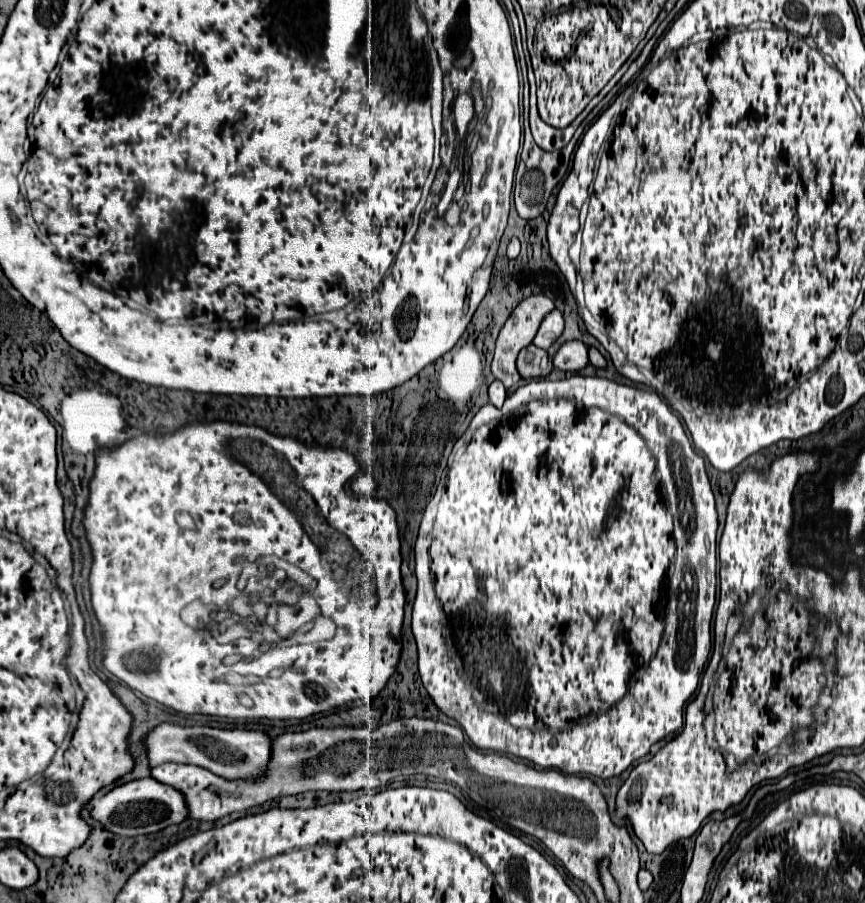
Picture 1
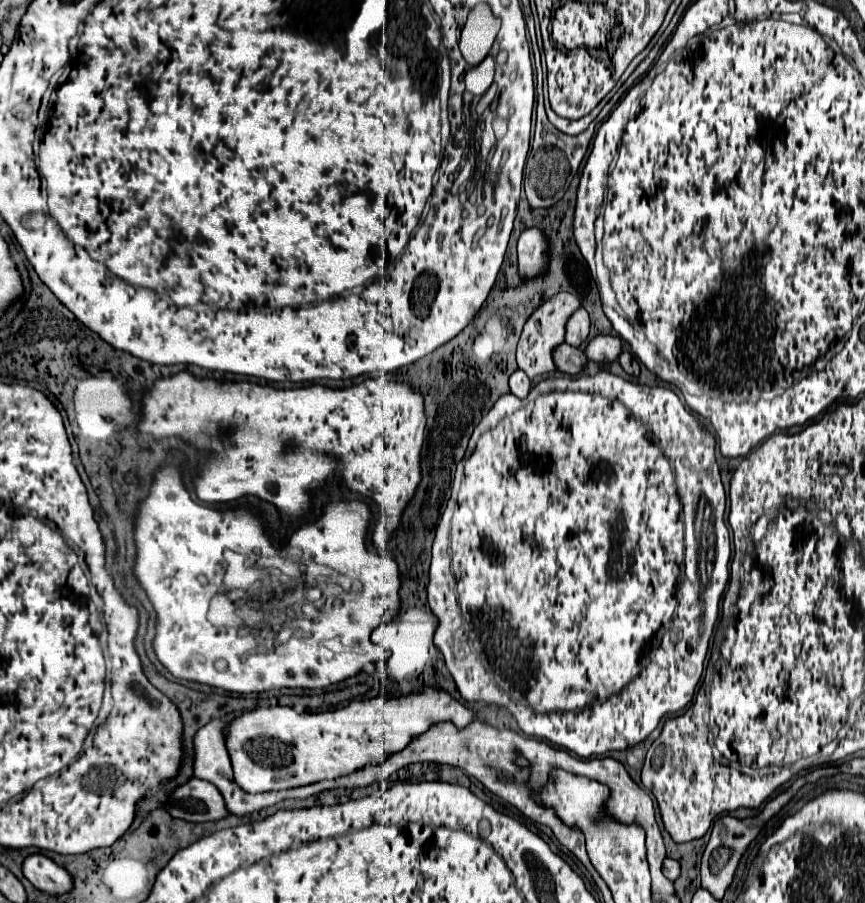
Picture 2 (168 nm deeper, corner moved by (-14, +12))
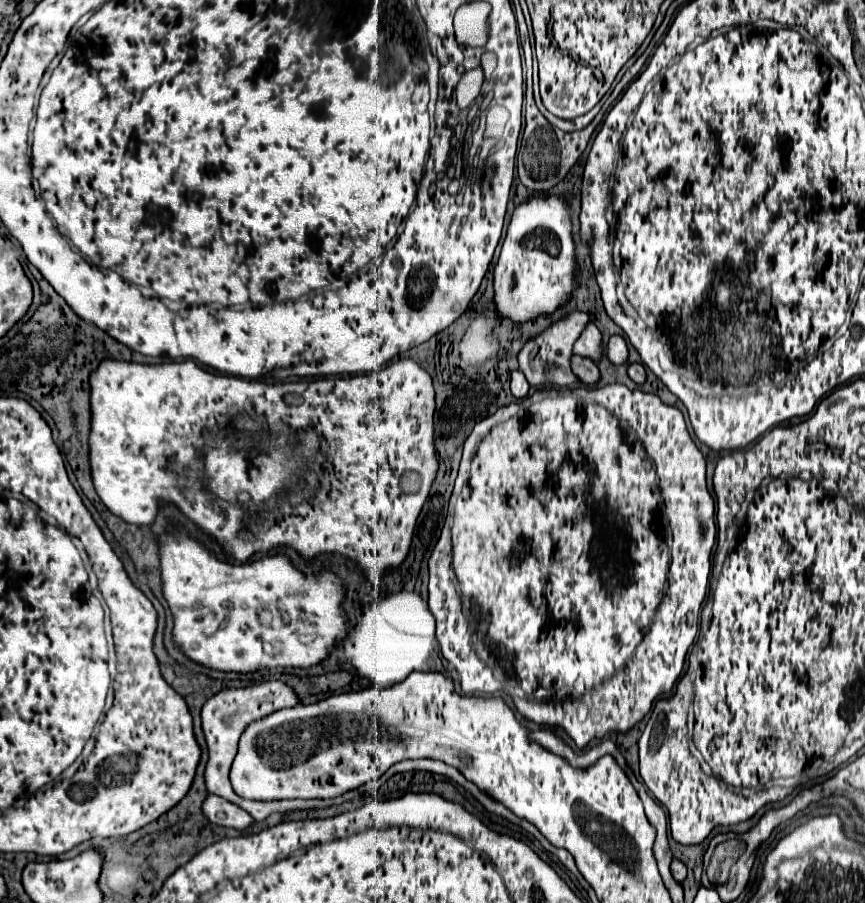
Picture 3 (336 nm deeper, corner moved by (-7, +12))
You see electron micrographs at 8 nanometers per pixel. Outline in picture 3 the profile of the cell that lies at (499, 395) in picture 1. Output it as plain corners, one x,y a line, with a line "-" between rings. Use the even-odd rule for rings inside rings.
512,371
512,375
510,375
510,389
512,389
512,395
516,399
522,399
522,397
528,395
530,385
528,385
528,381
526,381
522,371

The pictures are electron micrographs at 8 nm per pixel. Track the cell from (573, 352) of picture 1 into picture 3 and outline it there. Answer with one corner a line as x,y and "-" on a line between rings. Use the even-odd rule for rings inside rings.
612,335
612,337
608,339
608,345
606,345
606,357
608,357
610,363
614,363
614,365
622,365
622,363
626,363
628,347
626,347
624,337
620,337
620,335

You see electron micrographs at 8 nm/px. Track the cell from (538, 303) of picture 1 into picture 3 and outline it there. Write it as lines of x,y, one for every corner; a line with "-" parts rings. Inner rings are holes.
572,311
572,313
564,315
562,319
554,321
552,325
548,325
540,335
530,337
524,343
524,347
518,353
518,365
530,385
534,385
534,387
548,387
548,385
570,387
570,385
578,383
578,379
570,371
570,355
572,355
574,341
578,339
580,331
584,329
584,325
588,321
590,321
590,317
584,311

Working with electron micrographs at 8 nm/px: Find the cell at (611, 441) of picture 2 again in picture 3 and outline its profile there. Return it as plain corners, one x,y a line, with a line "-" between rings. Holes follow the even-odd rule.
612,383
612,385
604,385
604,387
596,389
588,389
583,386
572,390
567,388
566,390
564,388
539,389
532,397
524,397
520,401
504,405
494,415
480,420
464,442
458,475
449,500
448,513
440,537
430,555
430,561
428,561
428,573
430,573
428,607
430,607
432,615
436,617
436,639
440,643
442,655
448,663
452,663
456,667
456,671
460,675
460,687
466,695
506,693
512,697
516,709
520,711
520,715
524,719
528,719
536,725
548,725
548,727
562,729
576,743
578,749
584,749
592,739
604,739
608,733
626,733
650,713
656,697
660,697
662,693
670,693
674,689
676,681
684,673
684,663
686,663
688,649
692,647
692,643
698,635
700,609
702,609
702,603
706,599
706,589
708,589
708,583
710,583
710,569
712,569
710,557
712,557
714,543
716,543
716,519
714,519
714,499
712,499
712,495
708,491
708,485
706,485
706,459
700,453
700,449
696,447
696,443
692,441
680,409
662,403
662,399
654,393
644,393
644,391
638,391
638,389
630,391
626,385
620,385
620,383

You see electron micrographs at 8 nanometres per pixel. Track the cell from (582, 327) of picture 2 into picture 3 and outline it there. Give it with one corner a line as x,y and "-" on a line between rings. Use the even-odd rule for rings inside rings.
590,321
586,327
584,327
584,333
580,333
580,337
576,339
576,345
574,345
574,353
576,355
582,355
582,357
588,357
592,361
598,361
600,355
602,355
602,349
600,349
600,331
598,327

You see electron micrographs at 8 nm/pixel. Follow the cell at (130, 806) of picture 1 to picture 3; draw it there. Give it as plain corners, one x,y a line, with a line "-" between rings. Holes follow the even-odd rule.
208,793
206,799
202,801
202,813
210,823
222,825
222,827
246,829
252,823
252,817
246,811
242,811
240,807
236,807
230,801
224,801
222,797
216,797
212,793

